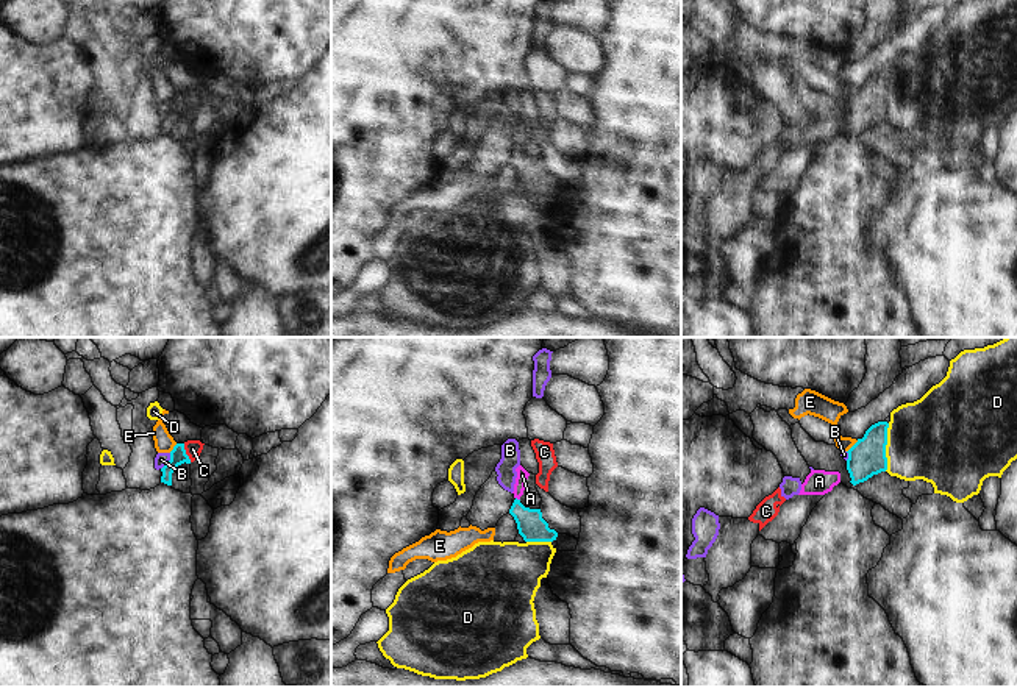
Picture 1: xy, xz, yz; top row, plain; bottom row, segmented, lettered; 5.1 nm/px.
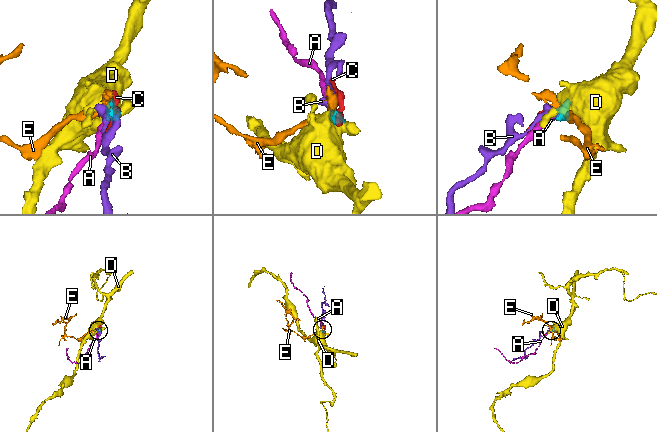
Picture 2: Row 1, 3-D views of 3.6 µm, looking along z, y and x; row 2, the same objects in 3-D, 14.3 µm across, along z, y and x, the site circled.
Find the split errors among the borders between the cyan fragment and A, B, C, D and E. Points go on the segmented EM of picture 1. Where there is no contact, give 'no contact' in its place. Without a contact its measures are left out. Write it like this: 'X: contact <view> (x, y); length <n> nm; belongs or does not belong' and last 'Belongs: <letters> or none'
A: contact xz (516, 498); length 30 nm; belongs
B: contact xy (169, 461); length 100 nm; does not belong
C: contact xy (185, 453); length 100 nm; does not belong
D: contact yz (884, 447); length 240 nm; does not belong
E: contact yz (852, 447); length 90 nm; does not belong
Belongs: A

